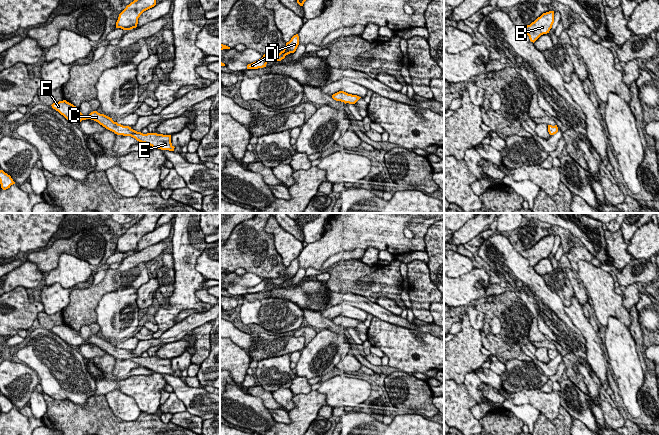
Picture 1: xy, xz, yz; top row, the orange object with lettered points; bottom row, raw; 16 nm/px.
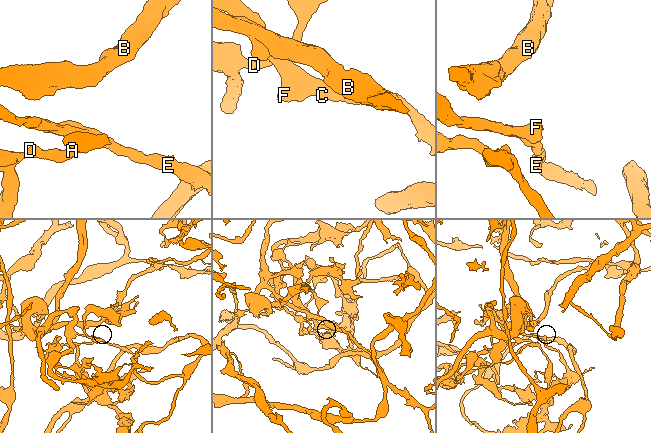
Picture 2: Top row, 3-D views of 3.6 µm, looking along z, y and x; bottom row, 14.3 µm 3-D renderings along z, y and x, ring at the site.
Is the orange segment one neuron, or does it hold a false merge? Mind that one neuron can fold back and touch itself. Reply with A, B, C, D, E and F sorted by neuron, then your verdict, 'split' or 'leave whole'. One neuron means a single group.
groups A D E / B C F; split

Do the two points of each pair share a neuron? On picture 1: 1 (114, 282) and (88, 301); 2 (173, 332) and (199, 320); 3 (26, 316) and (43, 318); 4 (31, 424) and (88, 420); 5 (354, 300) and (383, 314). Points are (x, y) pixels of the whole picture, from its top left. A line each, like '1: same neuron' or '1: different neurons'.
1: same neuron
2: same neuron
3: different neurons
4: different neurons
5: same neuron

